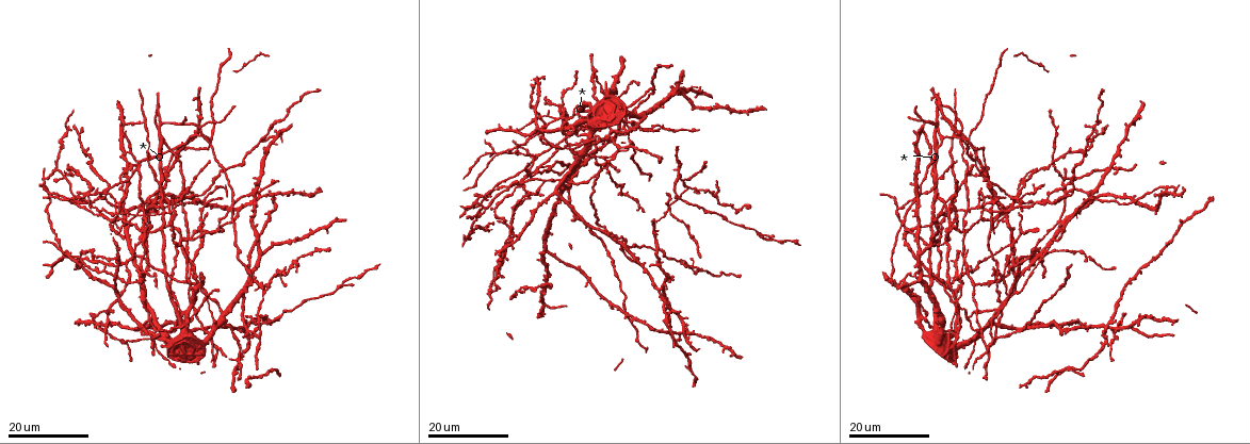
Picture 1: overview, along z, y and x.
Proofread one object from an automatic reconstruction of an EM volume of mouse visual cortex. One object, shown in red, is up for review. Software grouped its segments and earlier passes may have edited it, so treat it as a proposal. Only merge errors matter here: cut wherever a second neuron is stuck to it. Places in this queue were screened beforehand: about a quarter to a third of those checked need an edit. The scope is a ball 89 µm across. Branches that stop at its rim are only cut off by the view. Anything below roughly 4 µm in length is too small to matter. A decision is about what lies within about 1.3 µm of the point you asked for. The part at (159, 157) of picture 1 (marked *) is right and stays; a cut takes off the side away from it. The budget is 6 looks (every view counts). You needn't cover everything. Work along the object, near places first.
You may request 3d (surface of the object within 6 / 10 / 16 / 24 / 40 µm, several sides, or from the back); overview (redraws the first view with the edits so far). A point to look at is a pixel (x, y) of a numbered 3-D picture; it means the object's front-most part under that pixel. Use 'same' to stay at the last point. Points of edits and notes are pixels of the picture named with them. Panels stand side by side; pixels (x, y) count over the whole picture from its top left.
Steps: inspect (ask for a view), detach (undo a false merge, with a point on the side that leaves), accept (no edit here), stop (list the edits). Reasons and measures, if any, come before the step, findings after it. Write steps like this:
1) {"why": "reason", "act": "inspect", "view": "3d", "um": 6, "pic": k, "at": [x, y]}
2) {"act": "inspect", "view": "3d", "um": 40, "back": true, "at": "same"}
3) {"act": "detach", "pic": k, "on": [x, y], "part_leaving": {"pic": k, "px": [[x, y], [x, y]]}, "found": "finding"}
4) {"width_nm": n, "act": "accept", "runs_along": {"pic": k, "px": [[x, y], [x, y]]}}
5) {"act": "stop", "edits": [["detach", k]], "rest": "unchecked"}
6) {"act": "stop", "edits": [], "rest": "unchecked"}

{"why": "arms run side by side", "act": "inspect", "view": "3d", "um": 16, "pic": 1, "at": [978, 207]}

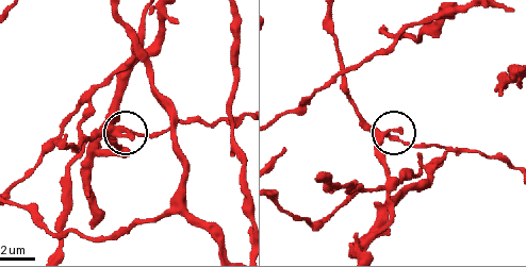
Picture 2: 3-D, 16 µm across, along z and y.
{"act": "inspect", "view": "3d", "um": 10, "pic": 2, "at": [381, 136]}

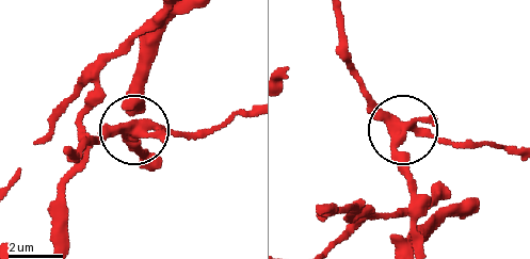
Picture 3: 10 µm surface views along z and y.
{"arms": 4, "act": "accept", "found": "continuous, no second neuron"}

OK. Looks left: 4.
{"why": "looks like a crossing", "act": "inspect", "view": "3d", "um": 24, "pic": 1, "at": [143, 214]}

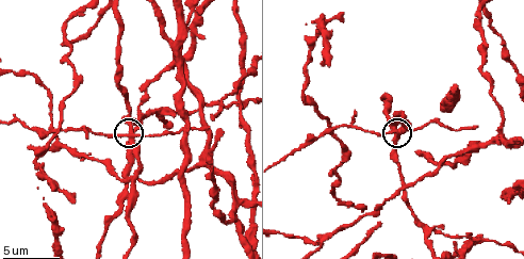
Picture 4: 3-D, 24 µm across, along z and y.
{"act": "inspect", "view": "3d", "um": 10, "pic": 4, "at": [394, 130]}

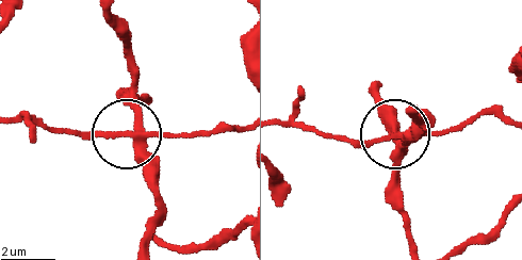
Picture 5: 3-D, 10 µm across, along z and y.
{"act": "inspect", "view": "3d", "um": 10, "back": true, "pic": 5, "at": [128, 132]}

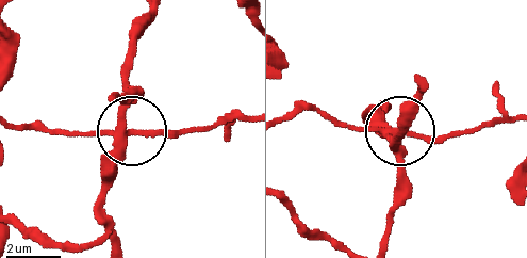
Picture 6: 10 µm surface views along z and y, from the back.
{"side_arm_um": 8, "act": "detach", "pic": 6, "on": [160, 130], "part_leaving": {"pic": 6, "px": [[122, 132], [182, 132], [244, 118]]}, "found": "a second neuron is stuck on"}

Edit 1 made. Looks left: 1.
{"act": "stop", "edits": [["detach", 6]], "rest": "unchecked"}

